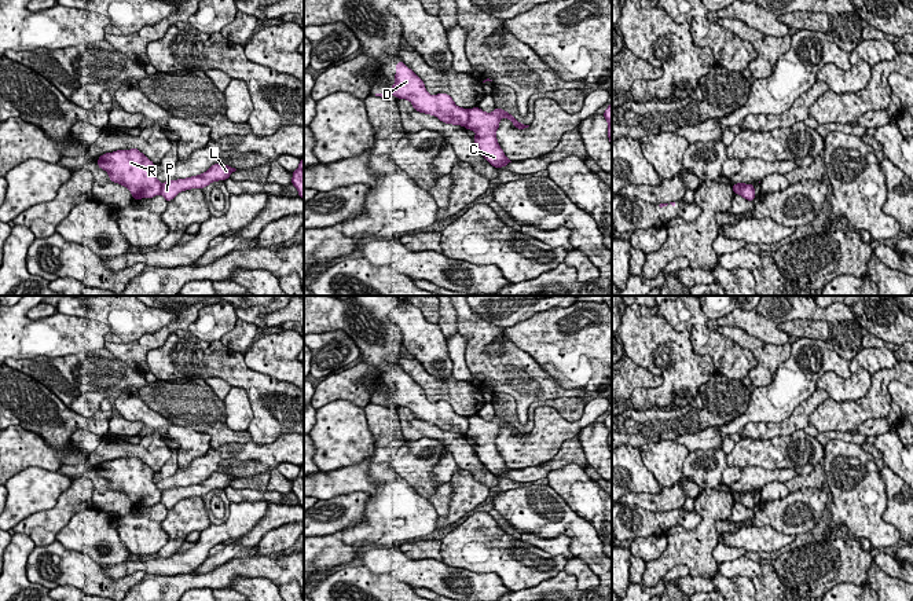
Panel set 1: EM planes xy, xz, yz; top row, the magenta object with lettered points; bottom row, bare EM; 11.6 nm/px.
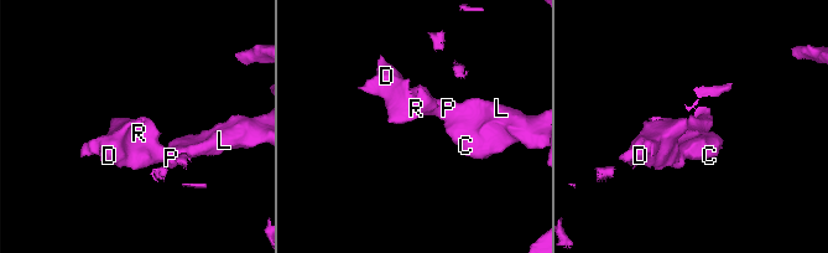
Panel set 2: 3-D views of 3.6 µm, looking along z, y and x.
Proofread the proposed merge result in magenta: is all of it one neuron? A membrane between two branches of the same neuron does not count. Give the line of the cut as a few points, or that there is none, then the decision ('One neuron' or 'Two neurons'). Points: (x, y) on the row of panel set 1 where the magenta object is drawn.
Split along xz (469, 109), (469, 117), (464, 125). Two neurons

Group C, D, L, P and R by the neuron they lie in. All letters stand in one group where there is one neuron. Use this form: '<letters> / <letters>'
C L P / D R

